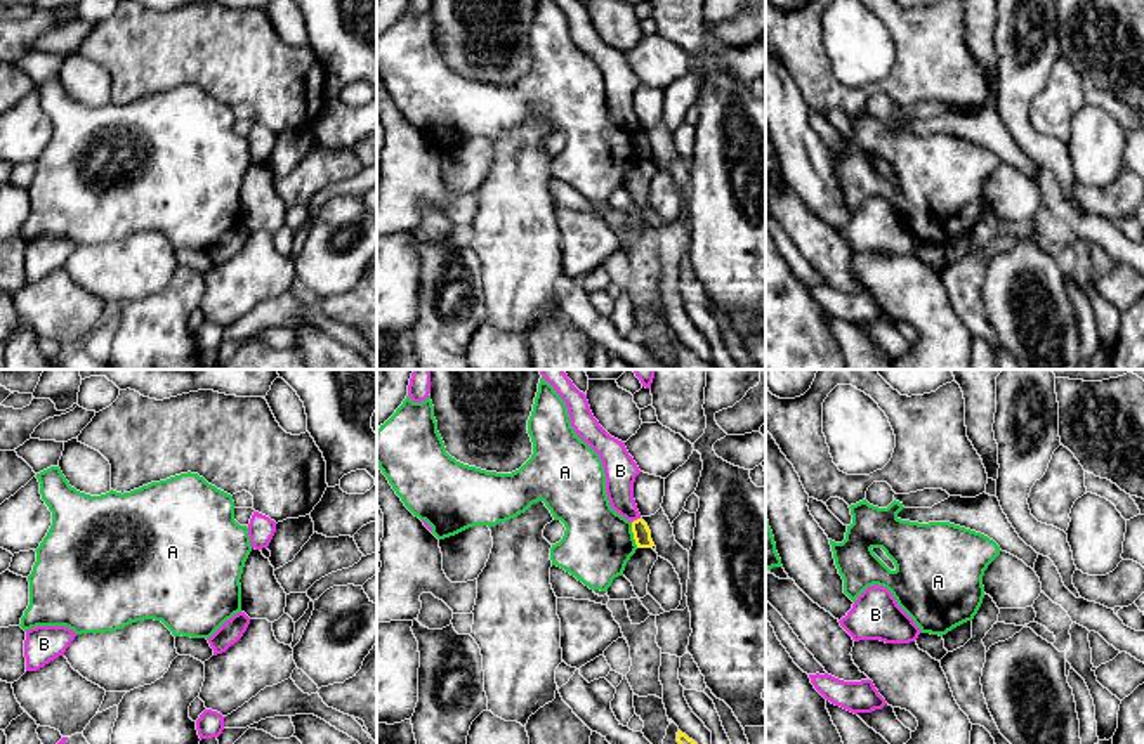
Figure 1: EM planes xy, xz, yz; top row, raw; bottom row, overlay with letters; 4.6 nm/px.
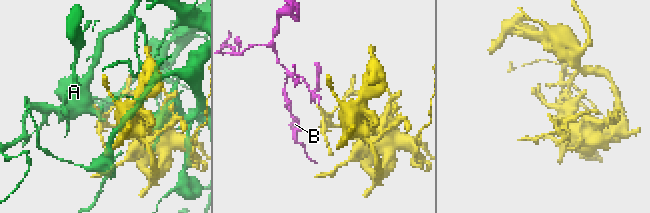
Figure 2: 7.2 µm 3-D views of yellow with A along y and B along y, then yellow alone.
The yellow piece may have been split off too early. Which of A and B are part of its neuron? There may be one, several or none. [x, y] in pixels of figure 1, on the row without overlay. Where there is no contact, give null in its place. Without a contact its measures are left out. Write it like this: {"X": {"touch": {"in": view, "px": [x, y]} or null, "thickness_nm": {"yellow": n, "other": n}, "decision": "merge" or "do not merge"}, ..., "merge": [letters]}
{"A": {"touch": {"in": "xz", "px": [634, 146]}, "thickness_nm": {"yellow": 80, "other": 320}, "decision": "do not merge"}, "B": {"touch": {"in": "xz", "px": [637, 130]}, "thickness_nm": {"yellow": 80, "other": 150}, "decision": "do not merge"}, "merge": []}

